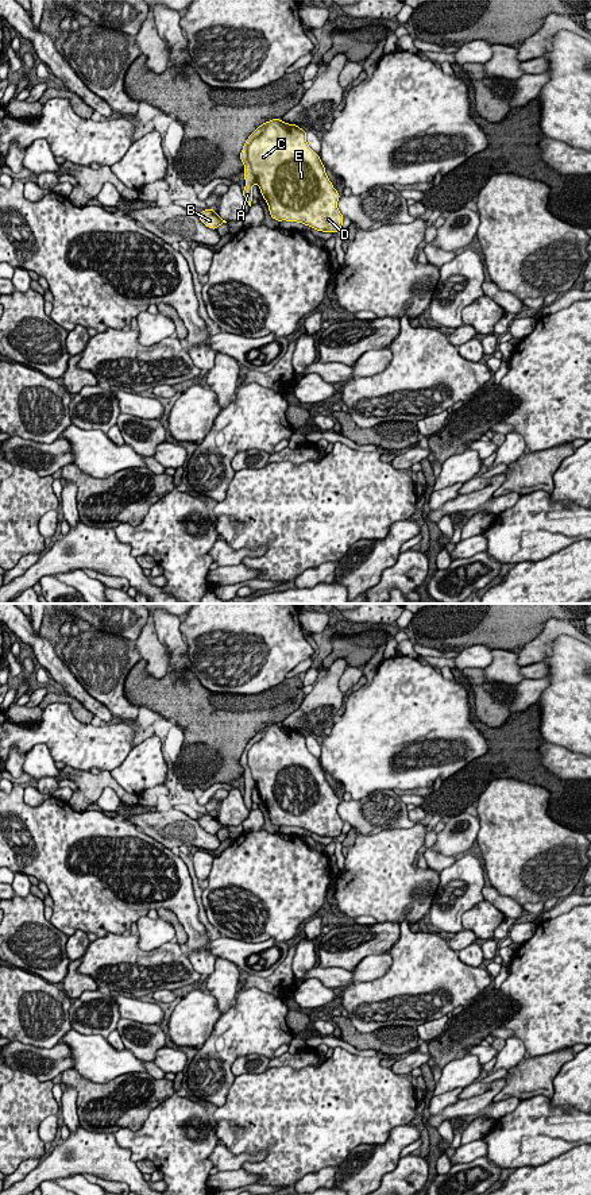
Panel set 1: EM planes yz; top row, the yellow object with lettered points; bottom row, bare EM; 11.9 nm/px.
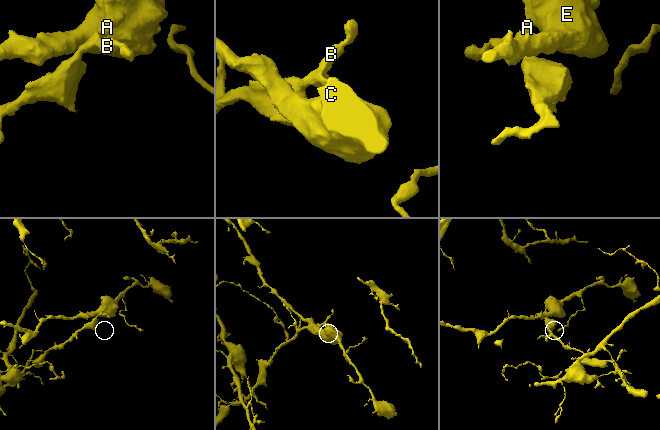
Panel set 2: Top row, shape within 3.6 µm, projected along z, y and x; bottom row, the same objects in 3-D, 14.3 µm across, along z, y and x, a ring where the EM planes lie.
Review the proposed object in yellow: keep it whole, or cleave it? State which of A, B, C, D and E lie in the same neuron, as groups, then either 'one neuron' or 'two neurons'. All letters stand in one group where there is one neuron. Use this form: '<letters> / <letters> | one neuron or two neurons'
A B / C D E | two neurons

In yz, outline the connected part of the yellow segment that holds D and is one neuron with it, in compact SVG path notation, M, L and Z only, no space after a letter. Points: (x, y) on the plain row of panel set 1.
M273 724L248 751L248 766L262 802L274 825L297 826L322 837L337 837L343 820L337 813L340 799L329 786L325 772L306 747L306 736L281 724Z

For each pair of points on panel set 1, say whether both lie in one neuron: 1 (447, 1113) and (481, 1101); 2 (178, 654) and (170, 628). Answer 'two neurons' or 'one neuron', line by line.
1: one neuron
2: one neuron

